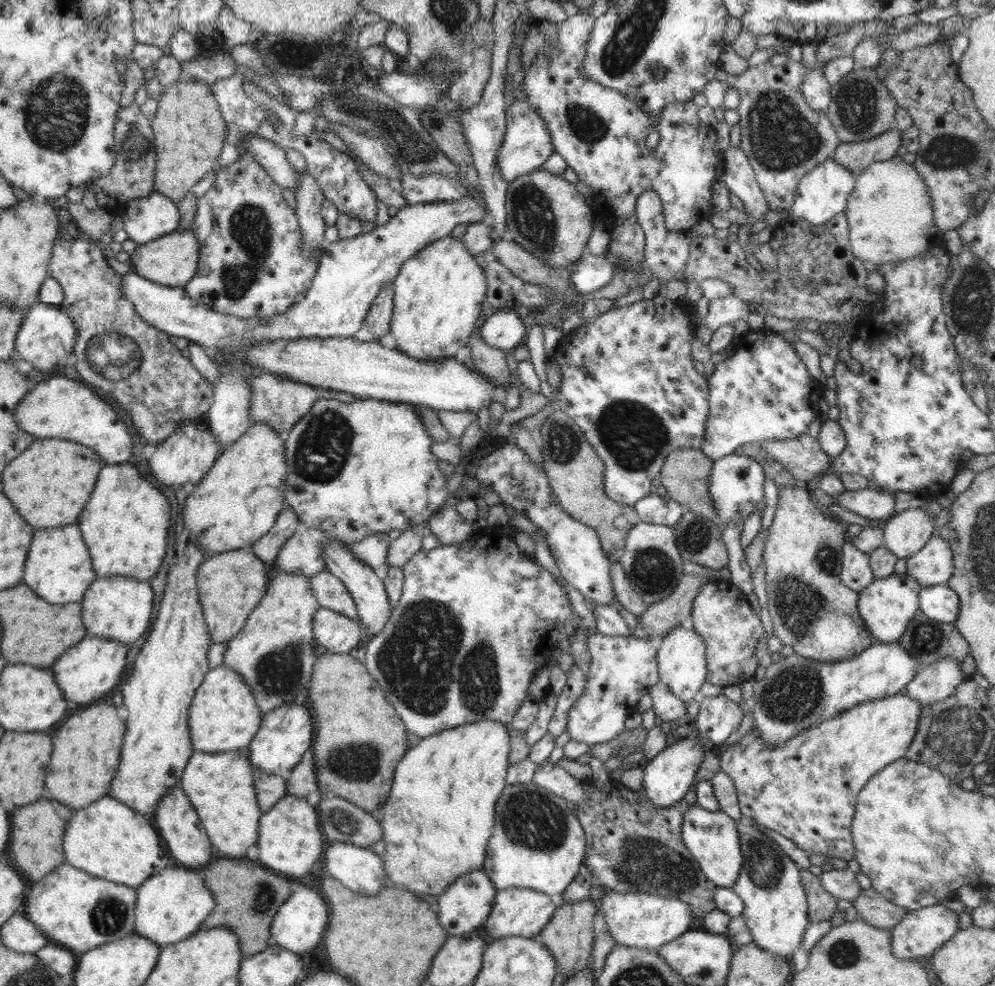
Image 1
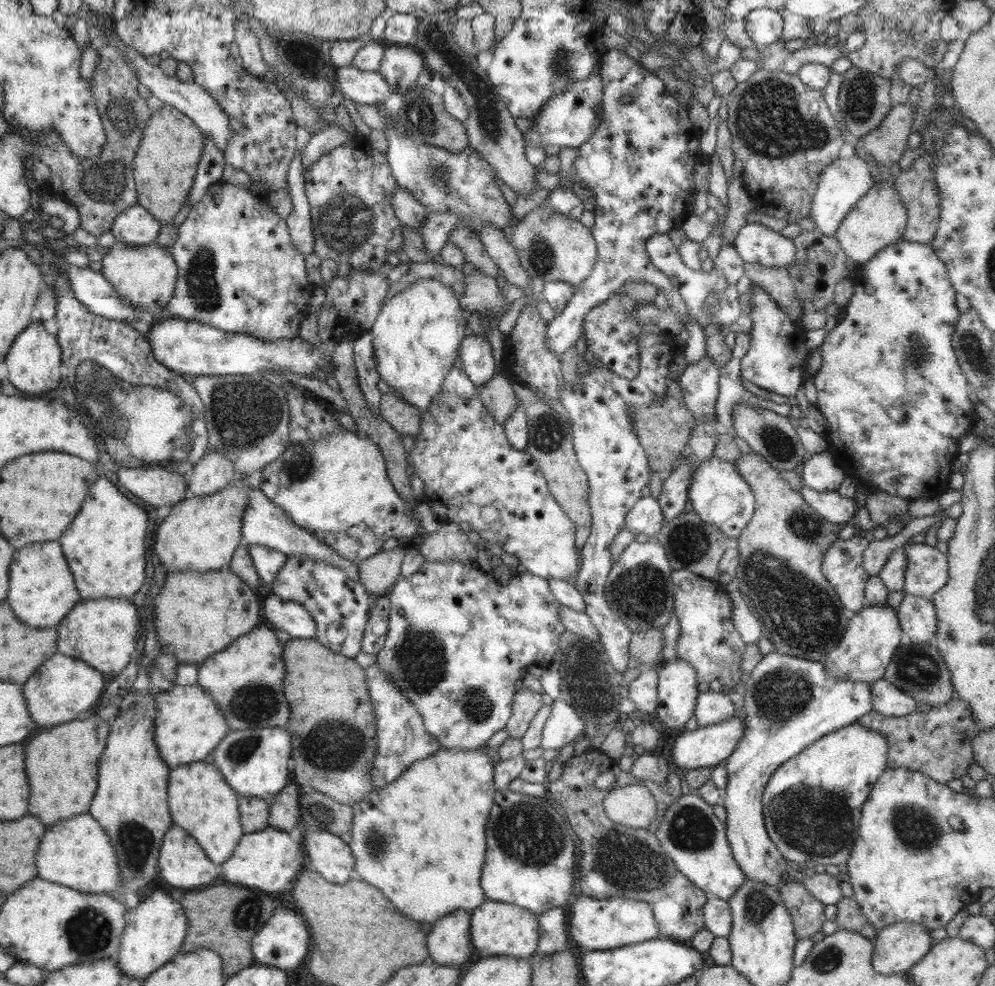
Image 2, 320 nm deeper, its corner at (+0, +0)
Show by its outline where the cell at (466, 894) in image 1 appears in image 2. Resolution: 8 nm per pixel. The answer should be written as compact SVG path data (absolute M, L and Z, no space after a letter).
M452 912L439 918L427 932L429 960L438 965L460 967L468 962L473 951L470 938L471 913Z

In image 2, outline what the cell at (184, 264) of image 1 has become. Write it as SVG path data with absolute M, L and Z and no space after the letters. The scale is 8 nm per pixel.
M115 241L101 261L101 273L110 281L119 296L129 300L137 310L158 314L165 310L172 298L177 278L178 265L174 262L170 249L157 244L128 244Z

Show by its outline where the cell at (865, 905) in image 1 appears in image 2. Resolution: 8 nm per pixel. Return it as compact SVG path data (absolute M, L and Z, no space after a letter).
M843 896L835 905L837 908L835 921L839 929L857 932L871 940L878 934L878 929L867 921L853 897Z

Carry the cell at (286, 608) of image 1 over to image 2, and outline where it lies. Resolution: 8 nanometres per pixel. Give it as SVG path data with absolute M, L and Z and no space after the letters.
M258 625L239 636L230 646L206 658L199 666L197 684L212 697L230 730L284 727L290 716L290 706L283 691L284 677L283 644L278 641L276 631L274 633L266 625Z

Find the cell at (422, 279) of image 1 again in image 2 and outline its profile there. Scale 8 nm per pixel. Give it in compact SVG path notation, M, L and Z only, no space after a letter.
M420 279L409 285L407 290L398 292L387 300L369 328L379 377L400 394L399 398L422 411L425 411L443 390L444 379L459 356L460 343L469 333L467 313L460 308L458 299L451 285L444 285L432 279Z

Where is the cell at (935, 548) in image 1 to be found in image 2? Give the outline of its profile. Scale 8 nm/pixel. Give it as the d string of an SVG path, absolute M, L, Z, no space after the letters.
M907 544L906 557L908 564L905 572L905 585L903 591L906 595L922 596L931 600L932 595L938 592L948 580L948 558L947 555L938 551L936 547L925 544Z

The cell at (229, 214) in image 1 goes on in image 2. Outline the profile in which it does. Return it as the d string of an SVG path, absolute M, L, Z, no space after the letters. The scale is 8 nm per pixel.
M218 181L206 191L202 200L192 206L185 222L177 228L178 236L175 244L169 248L174 262L178 265L176 286L172 298L166 306L173 316L180 319L200 321L226 332L247 334L270 342L299 336L300 323L310 314L308 298L312 296L315 286L310 283L310 278L306 272L305 255L293 245L286 221L277 213L274 213L270 206L263 205L263 194L264 192L261 192L260 195L252 195L249 189Z

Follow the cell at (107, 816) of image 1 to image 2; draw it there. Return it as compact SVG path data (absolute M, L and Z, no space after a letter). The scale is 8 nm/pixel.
M88 813L60 820L46 828L39 840L35 863L38 877L80 892L113 894L121 885L118 859L110 837Z

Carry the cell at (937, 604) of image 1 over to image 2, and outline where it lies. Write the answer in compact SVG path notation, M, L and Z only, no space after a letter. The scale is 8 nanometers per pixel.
M905 594L897 612L905 641L926 644L934 638L938 618L932 600Z

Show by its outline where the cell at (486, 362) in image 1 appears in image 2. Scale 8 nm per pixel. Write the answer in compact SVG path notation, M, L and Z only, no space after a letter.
M495 375L478 390L478 398L498 424L504 424L519 406L508 375Z

